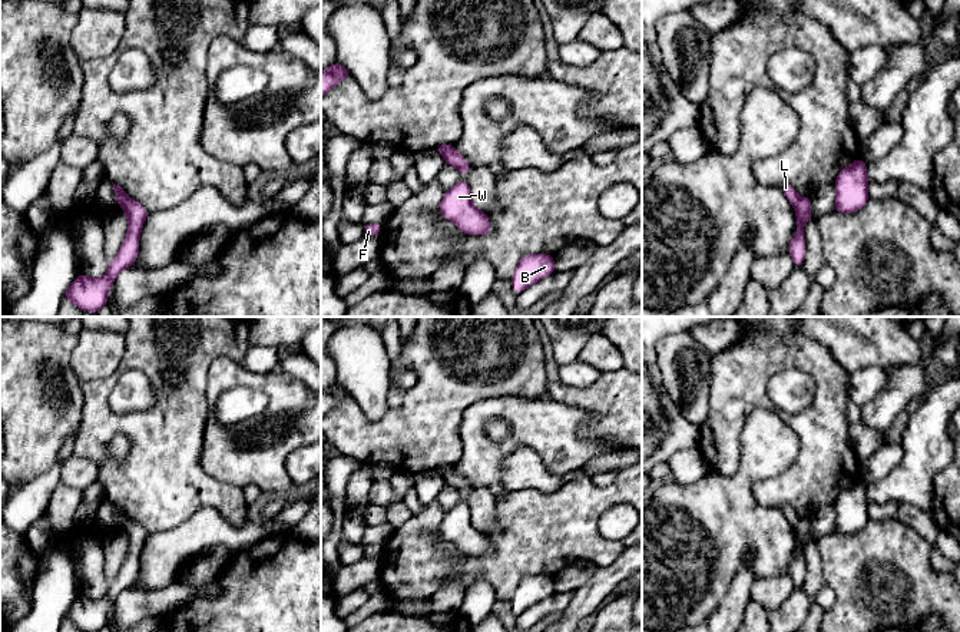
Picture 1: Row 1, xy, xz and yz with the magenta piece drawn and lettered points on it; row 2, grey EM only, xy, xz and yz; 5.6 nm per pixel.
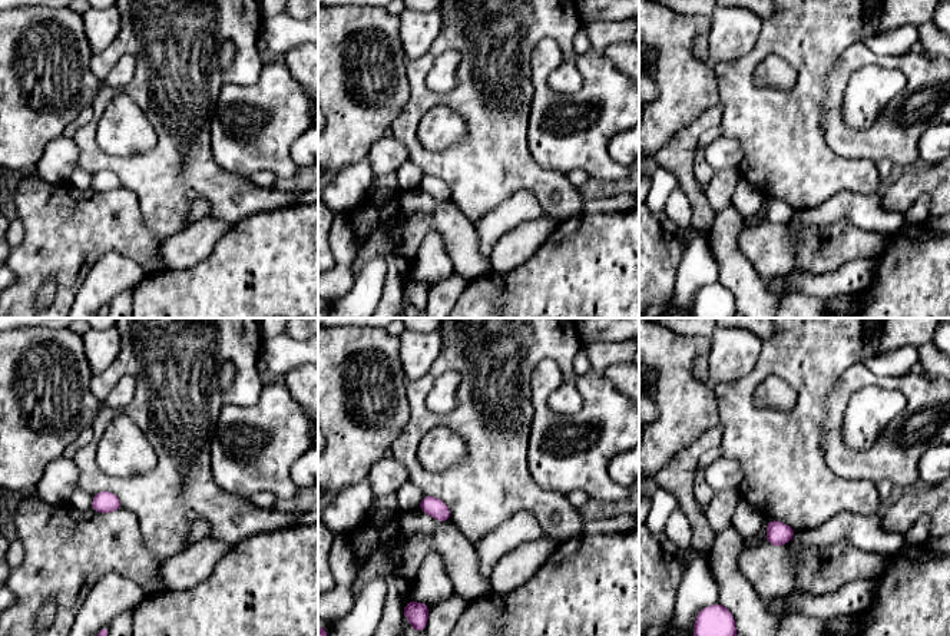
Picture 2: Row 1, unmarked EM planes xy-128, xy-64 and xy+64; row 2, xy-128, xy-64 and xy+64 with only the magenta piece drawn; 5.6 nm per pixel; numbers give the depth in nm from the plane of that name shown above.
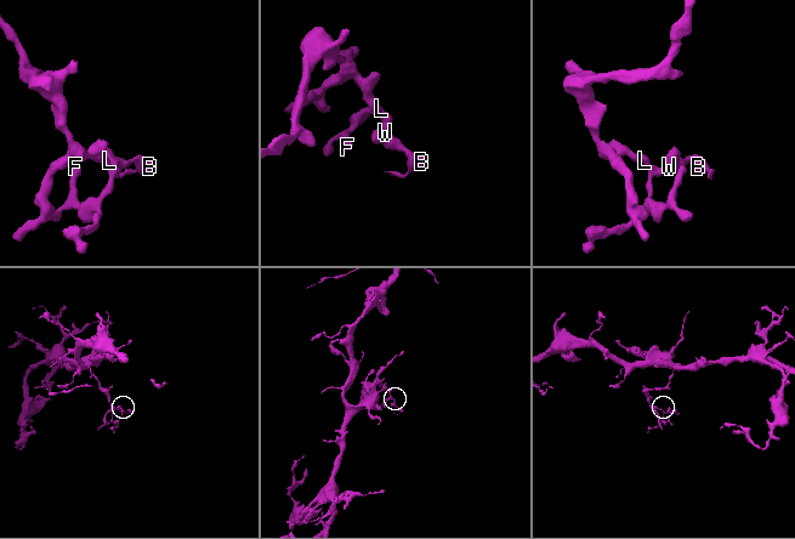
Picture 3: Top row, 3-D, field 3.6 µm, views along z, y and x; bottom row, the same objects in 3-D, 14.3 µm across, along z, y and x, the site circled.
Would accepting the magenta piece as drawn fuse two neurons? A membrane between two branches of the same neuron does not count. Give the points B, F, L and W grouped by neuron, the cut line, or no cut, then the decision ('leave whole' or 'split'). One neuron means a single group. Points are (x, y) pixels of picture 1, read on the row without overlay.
B F W / L; cut in xz along (453, 469), (443, 476); split

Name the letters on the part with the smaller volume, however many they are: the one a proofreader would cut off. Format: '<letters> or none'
B, F, W

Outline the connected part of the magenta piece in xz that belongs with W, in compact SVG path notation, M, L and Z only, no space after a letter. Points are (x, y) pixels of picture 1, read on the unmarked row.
M466 502L457 503L444 513L440 523L440 533L463 555L479 557L493 552L489 546L487 535L471 525L471 510Z

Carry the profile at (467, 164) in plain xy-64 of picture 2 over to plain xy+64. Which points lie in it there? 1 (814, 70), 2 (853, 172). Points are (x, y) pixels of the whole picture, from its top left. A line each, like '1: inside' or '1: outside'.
1: inside
2: inside

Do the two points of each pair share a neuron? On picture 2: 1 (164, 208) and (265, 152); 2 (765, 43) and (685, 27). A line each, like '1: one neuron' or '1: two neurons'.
1: two neurons
2: two neurons

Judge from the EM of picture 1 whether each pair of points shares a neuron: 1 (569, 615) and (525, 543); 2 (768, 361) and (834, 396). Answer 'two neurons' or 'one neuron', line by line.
1: two neurons
2: one neuron

